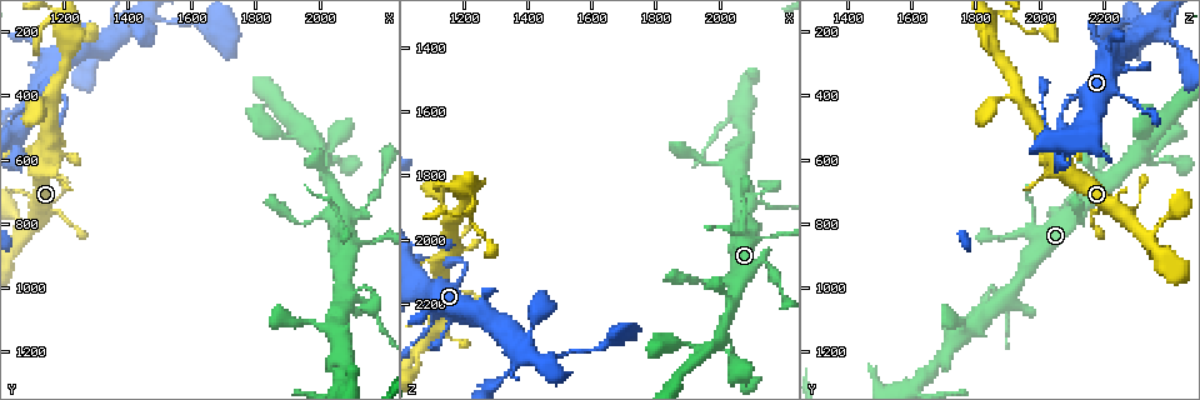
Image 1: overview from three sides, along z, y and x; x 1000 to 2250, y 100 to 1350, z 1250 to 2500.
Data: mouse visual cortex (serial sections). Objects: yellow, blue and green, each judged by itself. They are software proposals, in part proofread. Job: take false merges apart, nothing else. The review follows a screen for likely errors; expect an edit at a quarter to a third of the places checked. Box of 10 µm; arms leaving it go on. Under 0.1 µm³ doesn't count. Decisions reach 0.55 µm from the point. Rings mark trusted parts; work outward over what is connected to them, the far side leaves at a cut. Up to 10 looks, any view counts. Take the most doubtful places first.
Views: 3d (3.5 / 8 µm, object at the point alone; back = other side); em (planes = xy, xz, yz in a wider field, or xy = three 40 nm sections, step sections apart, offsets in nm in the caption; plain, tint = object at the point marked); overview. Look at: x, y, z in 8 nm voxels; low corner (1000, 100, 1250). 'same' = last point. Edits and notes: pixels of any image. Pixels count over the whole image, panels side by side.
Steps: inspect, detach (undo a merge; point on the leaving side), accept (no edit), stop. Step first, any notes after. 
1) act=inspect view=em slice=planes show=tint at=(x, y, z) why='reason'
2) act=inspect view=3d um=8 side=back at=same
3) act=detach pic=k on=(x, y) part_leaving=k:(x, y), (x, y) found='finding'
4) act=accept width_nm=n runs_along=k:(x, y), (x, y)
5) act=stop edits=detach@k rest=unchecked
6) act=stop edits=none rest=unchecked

act=inspect view=3d um=8 at=(1140, 610, 2070) why='abrupt turn'

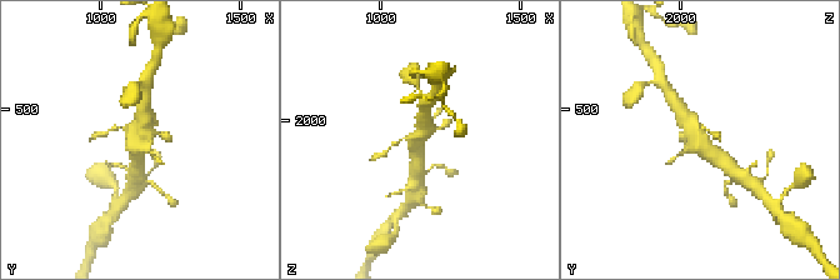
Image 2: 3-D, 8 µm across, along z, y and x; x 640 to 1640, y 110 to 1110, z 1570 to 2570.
act=inspect view=em slice=planes show=tint at=same why='now the EM'

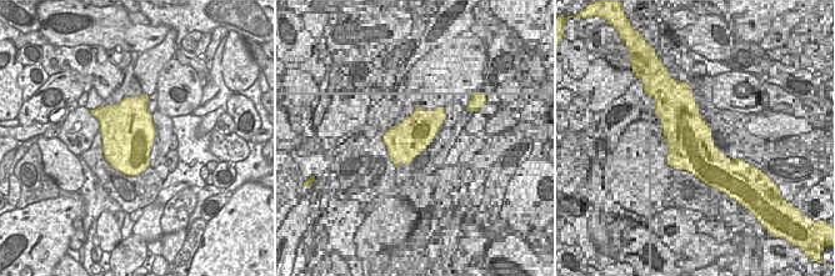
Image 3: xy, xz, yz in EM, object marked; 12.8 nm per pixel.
act=accept runs_along=2:(725, 163), (703, 148), (679, 109) found='all the same cell'

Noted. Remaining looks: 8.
act=inspect view=3d um=3.5 at=(1190, 180, 1830) why='sharp bend'

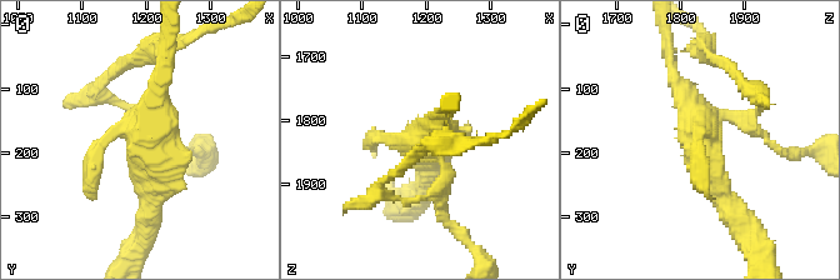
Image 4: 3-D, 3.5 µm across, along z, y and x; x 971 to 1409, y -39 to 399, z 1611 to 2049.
act=inspect view=em slice=xy step=1 show=plain at=(1195, 185, 1835) why='need the tissue'

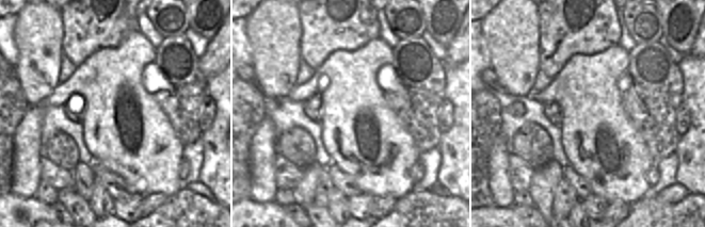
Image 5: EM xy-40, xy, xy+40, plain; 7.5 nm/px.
act=inspect view=em slice=xy step=1 show=tint at=same

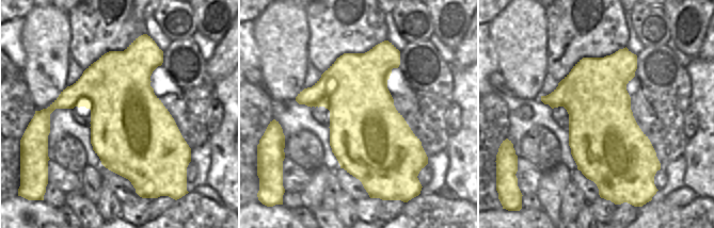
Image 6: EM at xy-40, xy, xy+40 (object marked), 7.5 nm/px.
act=detach pic=4 on=(439, 210) width_nm=600 part_leaving=4:(441, 164), (438, 209), (480, 256) found='two cells meet here'

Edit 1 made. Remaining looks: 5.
act=inspect view=overview why='redraw'

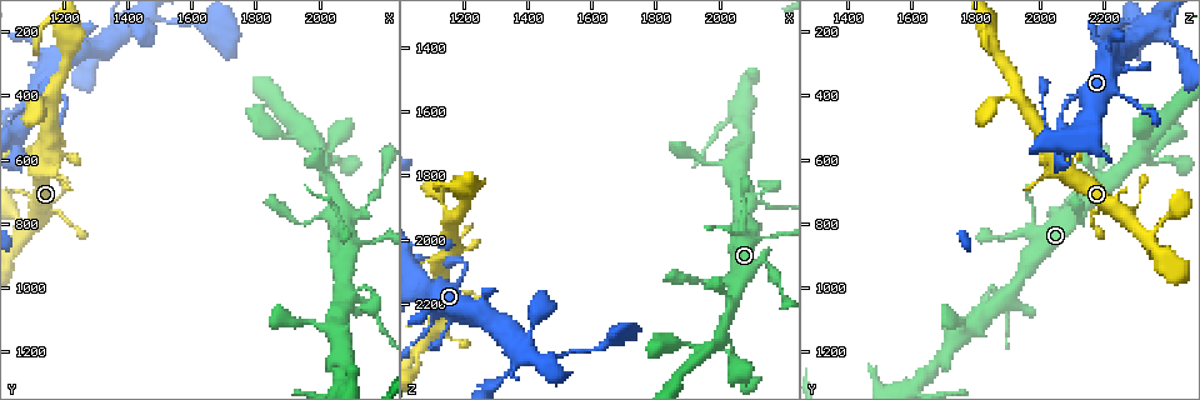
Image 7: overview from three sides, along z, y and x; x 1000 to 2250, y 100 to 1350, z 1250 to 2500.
act=inspect view=3d um=8 at=(1370, 200, 2370) why='four or more arms meet'

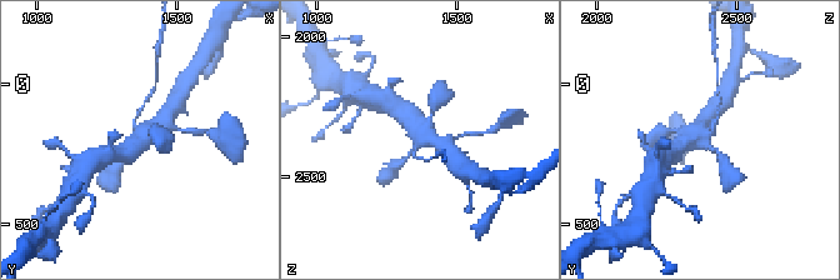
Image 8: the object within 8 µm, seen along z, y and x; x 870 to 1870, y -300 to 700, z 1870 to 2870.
act=inspect view=3d um=3.5 at=same why='zoom in'

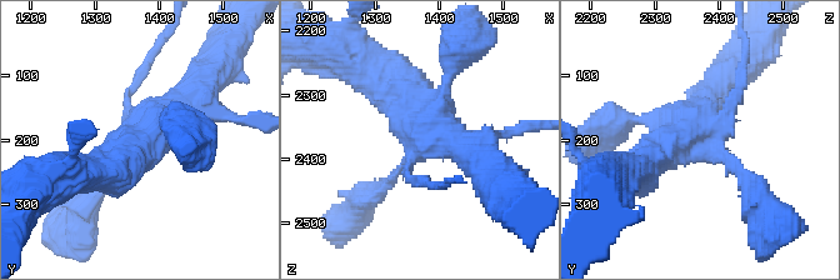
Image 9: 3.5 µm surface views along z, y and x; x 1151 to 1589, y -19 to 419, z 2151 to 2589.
act=inspect view=em slice=xy step=2 show=tint at=(1375, 205, 2370) why='shape alone is not enough'

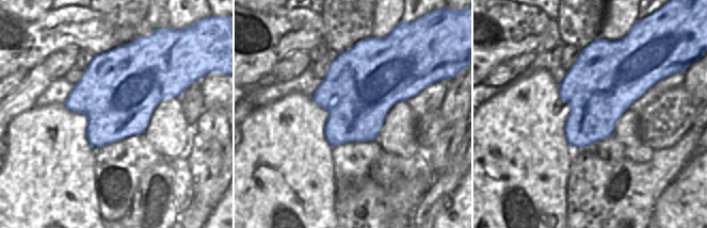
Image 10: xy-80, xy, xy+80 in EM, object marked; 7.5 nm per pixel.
act=detach pic=9 on=(143, 73) found='two cells meet here'

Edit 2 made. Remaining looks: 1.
act=inspect view=3d um=3.5 at=(2110, 1030, 1880) why='three arms meet'

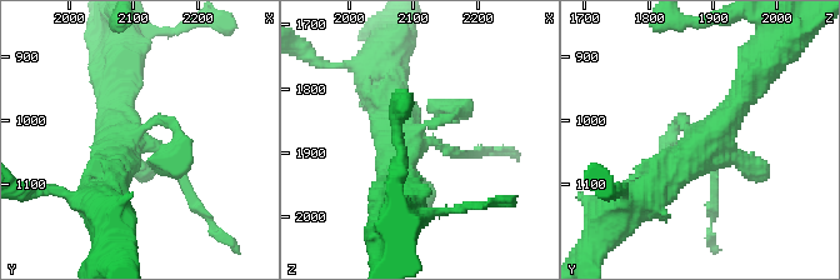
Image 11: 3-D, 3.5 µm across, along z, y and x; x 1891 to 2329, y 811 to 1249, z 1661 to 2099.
act=accept runs_along=11:(753, 73), (718, 130), (644, 199) found='all the same cell'

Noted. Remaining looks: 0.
act=stop edits=detach@4,detach@9 rest=unchecked

